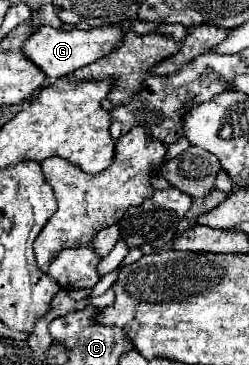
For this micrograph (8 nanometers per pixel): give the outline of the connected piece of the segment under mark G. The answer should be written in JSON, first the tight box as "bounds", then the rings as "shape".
{"bounds":[23,19,161,81],"shape":[[[131,19],[119,25],[107,25],[107,27],[99,27],[99,29],[89,29],[89,31],[81,31],[81,29],[69,29],[69,31],[57,31],[53,27],[39,27],[35,35],[31,35],[27,39],[27,43],[23,45],[23,51],[27,53],[27,57],[31,61],[35,61],[35,65],[39,65],[49,81],[55,81],[59,77],[65,77],[67,73],[75,73],[75,69],[95,63],[101,57],[105,57],[107,53],[111,53],[111,49],[115,49],[115,45],[119,45],[119,41],[127,35],[127,33],[135,33],[135,35],[147,35],[147,33],[155,33],[157,27],[161,23],[145,23],[139,19]]]}

